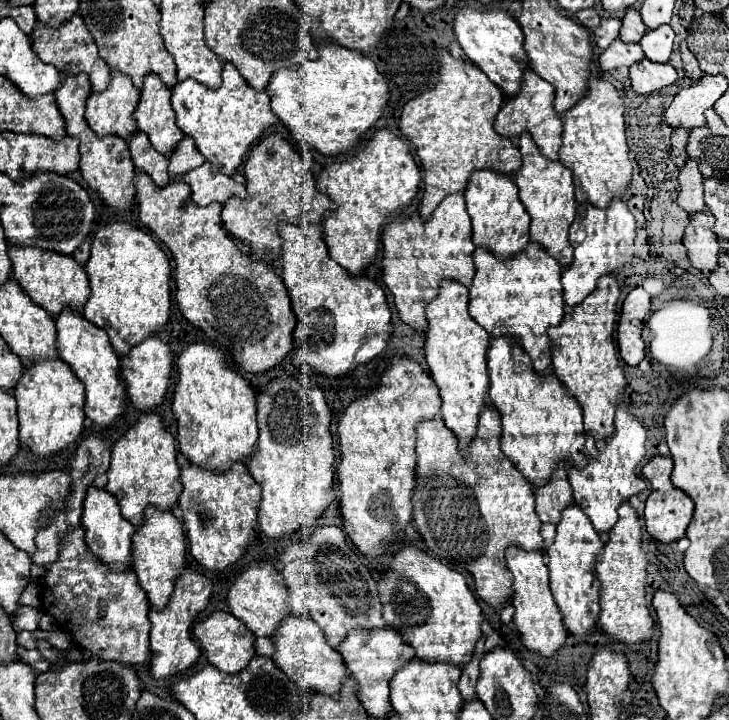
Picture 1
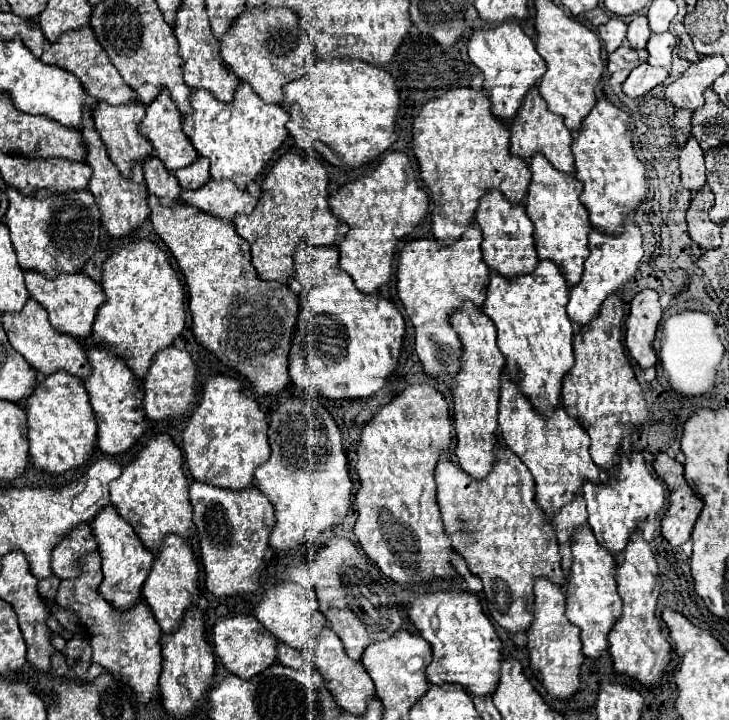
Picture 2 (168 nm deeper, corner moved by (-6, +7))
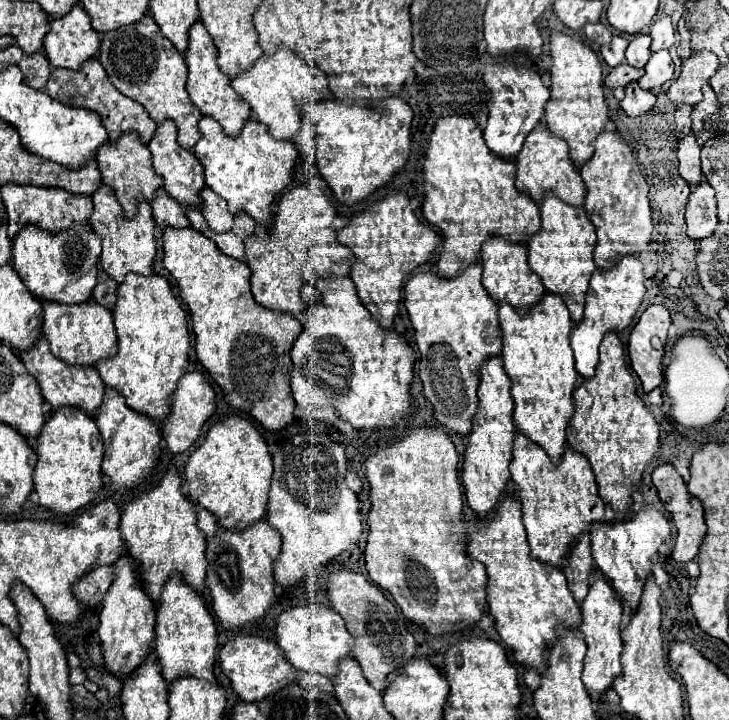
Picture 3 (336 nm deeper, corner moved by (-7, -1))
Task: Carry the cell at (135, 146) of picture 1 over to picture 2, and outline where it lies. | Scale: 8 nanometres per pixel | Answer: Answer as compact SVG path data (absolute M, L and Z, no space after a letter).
M149 155L149 159L143 161L143 167L149 193L157 195L165 205L175 203L175 199L181 195L181 187L175 175L171 175L167 167L163 167L163 161L155 155Z

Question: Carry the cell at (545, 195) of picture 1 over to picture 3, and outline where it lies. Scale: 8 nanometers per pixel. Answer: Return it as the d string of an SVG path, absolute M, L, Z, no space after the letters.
M552 193L540 205L542 229L528 243L528 265L542 279L544 287L552 295L560 295L566 303L572 321L580 323L584 317L584 295L592 271L596 269L592 251L596 247L596 231L582 207L570 207Z

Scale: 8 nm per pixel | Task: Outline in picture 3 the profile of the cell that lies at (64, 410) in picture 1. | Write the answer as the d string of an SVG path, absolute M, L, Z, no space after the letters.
M62 407L44 423L40 437L36 439L38 463L34 469L34 489L38 493L38 503L56 513L70 515L90 503L102 491L102 439L100 431L90 415L76 407Z

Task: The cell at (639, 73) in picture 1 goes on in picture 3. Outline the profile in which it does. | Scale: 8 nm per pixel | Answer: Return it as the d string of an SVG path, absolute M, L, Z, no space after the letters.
M630 83L626 85L626 97L620 101L620 107L628 117L638 117L650 111L654 103L656 103L656 95L652 91L642 89L638 83Z

